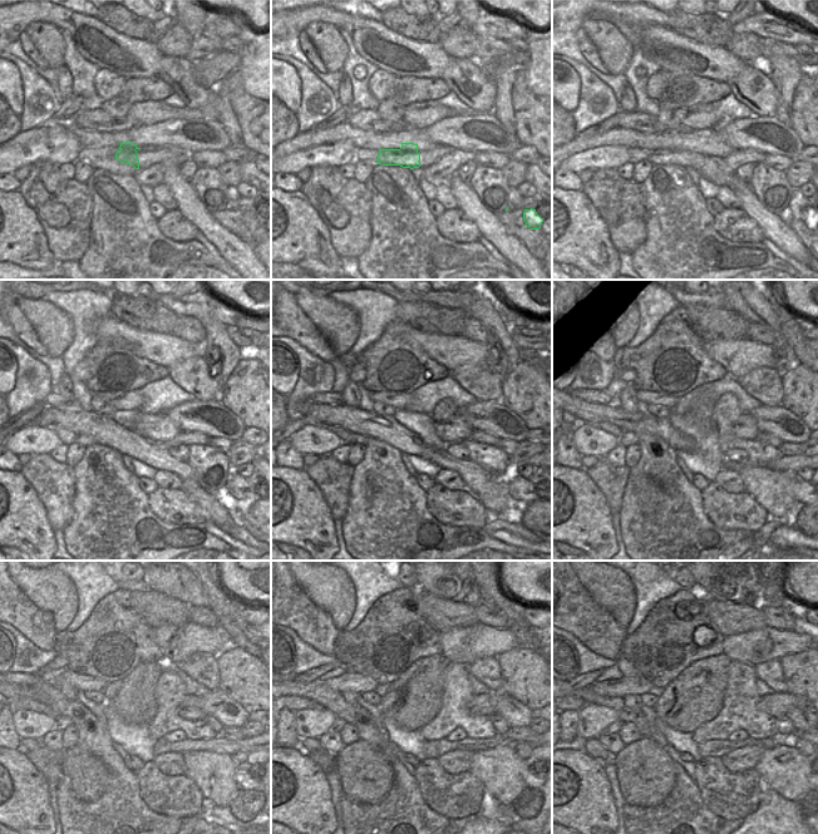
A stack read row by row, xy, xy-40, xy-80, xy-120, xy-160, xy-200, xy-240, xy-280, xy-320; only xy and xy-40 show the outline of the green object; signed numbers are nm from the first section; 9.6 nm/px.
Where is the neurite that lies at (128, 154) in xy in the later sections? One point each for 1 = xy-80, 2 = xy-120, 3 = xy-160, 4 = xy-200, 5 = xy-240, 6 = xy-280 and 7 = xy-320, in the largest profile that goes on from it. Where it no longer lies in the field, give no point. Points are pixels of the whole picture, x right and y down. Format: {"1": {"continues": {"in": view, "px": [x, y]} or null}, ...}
{"1": {"continues": {"in": "xy-80", "px": [689, 157]}}, "2": {"continues": {"in": "xy-120", "px": [103, 429]}}, "3": {"continues": {"in": "xy-160", "px": [496, 497]}}, "4": {"continues": {"in": "xy-200", "px": [772, 489]}}, "5": {"continues": {"in": "xy-240", "px": [213, 773]}}, "6": {"continues": {"in": "xy-280", "px": [502, 773]}}, "7": {"continues": {"in": "xy-320", "px": [786, 770]}}}

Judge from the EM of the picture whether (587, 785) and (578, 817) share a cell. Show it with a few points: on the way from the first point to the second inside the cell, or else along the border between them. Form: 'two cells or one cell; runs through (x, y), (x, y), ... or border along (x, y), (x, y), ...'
one cell; runs through (580, 793), (578, 809)

